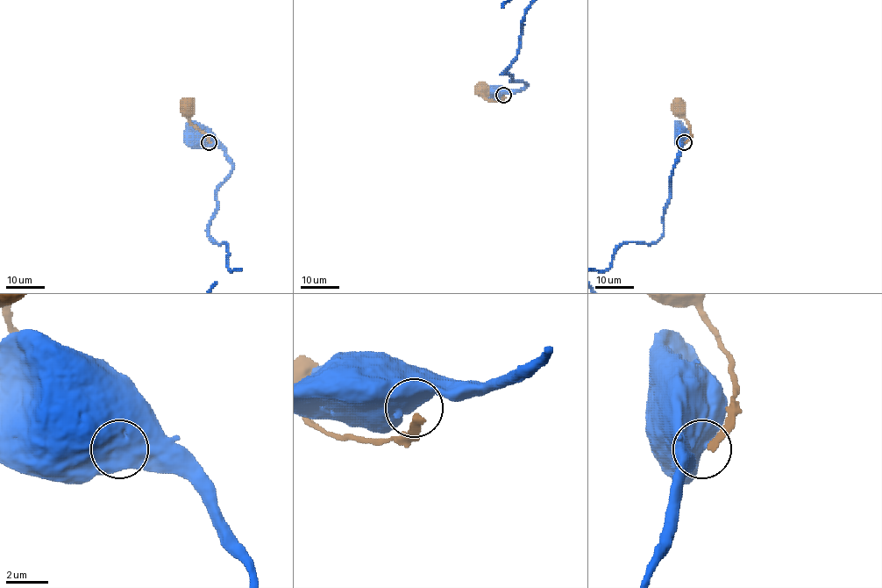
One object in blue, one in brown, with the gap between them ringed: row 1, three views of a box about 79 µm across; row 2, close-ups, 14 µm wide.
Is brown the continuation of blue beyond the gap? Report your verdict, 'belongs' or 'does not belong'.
does not belong

